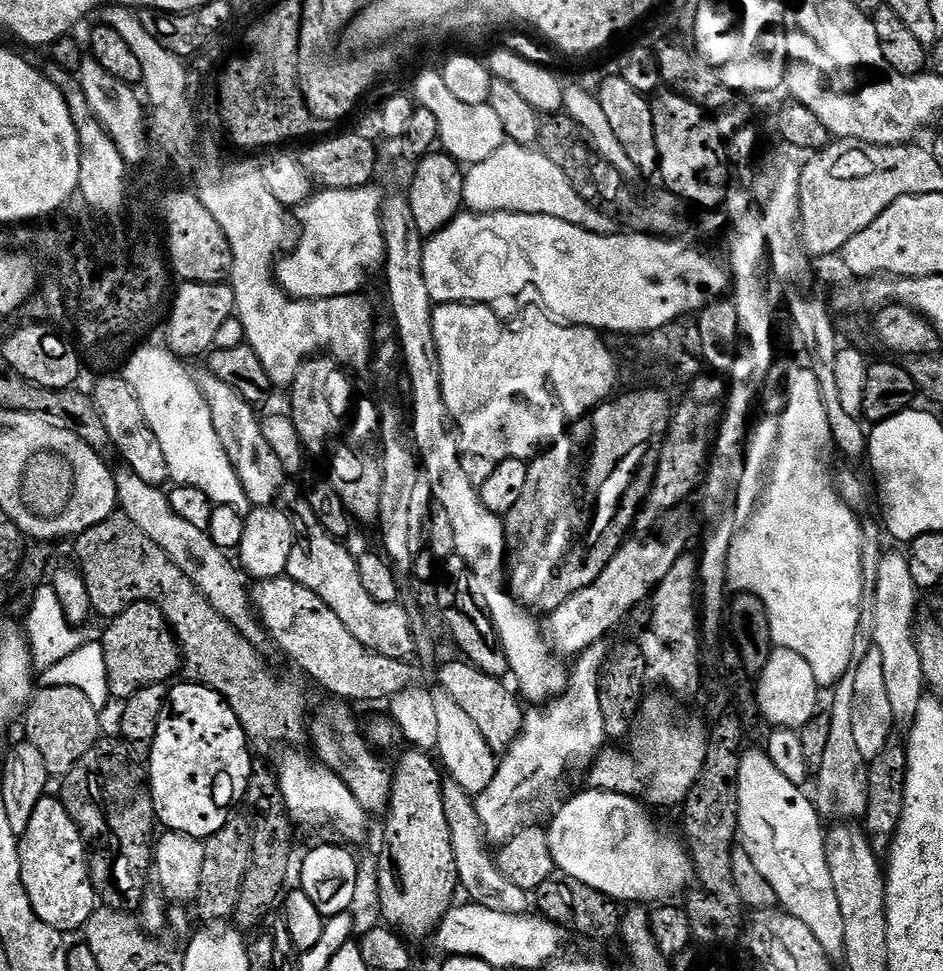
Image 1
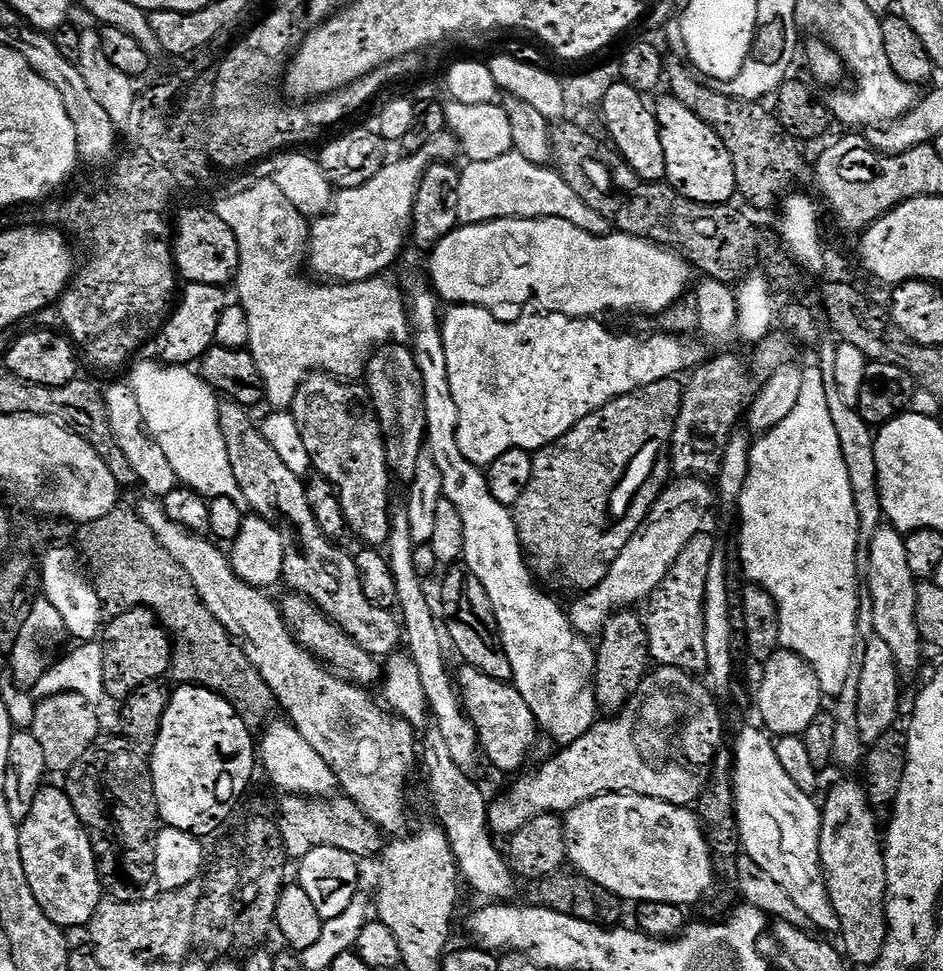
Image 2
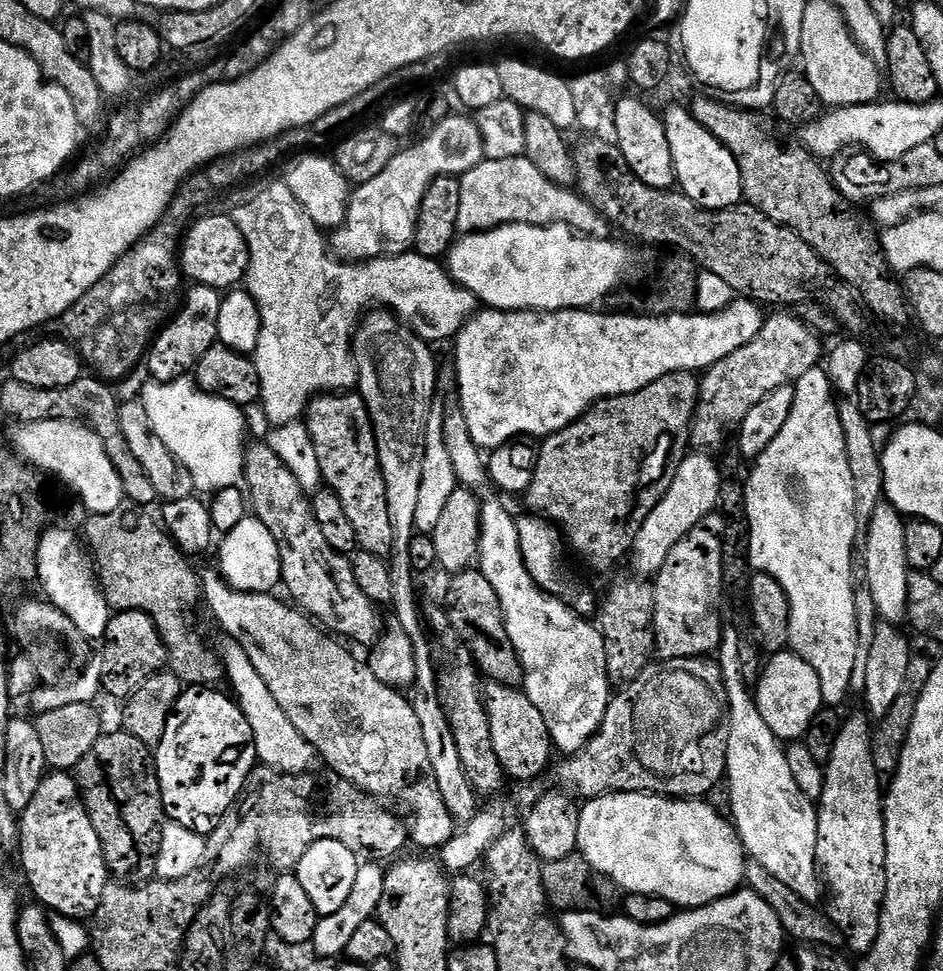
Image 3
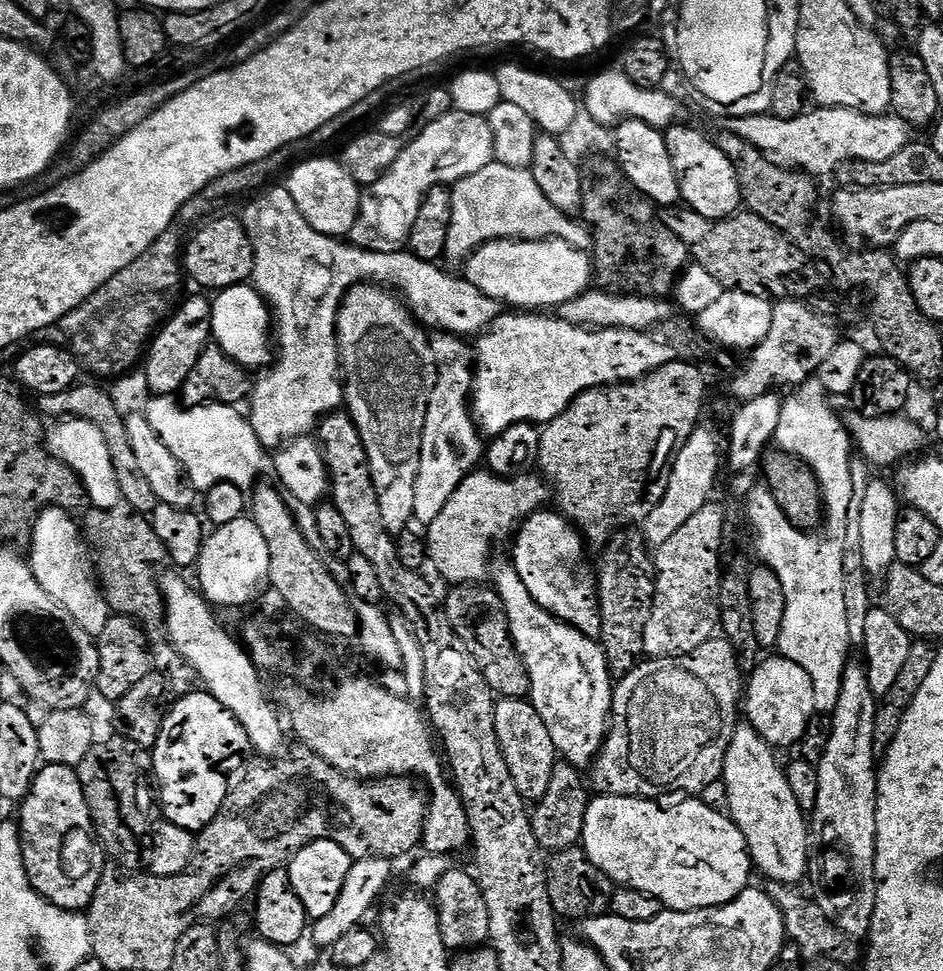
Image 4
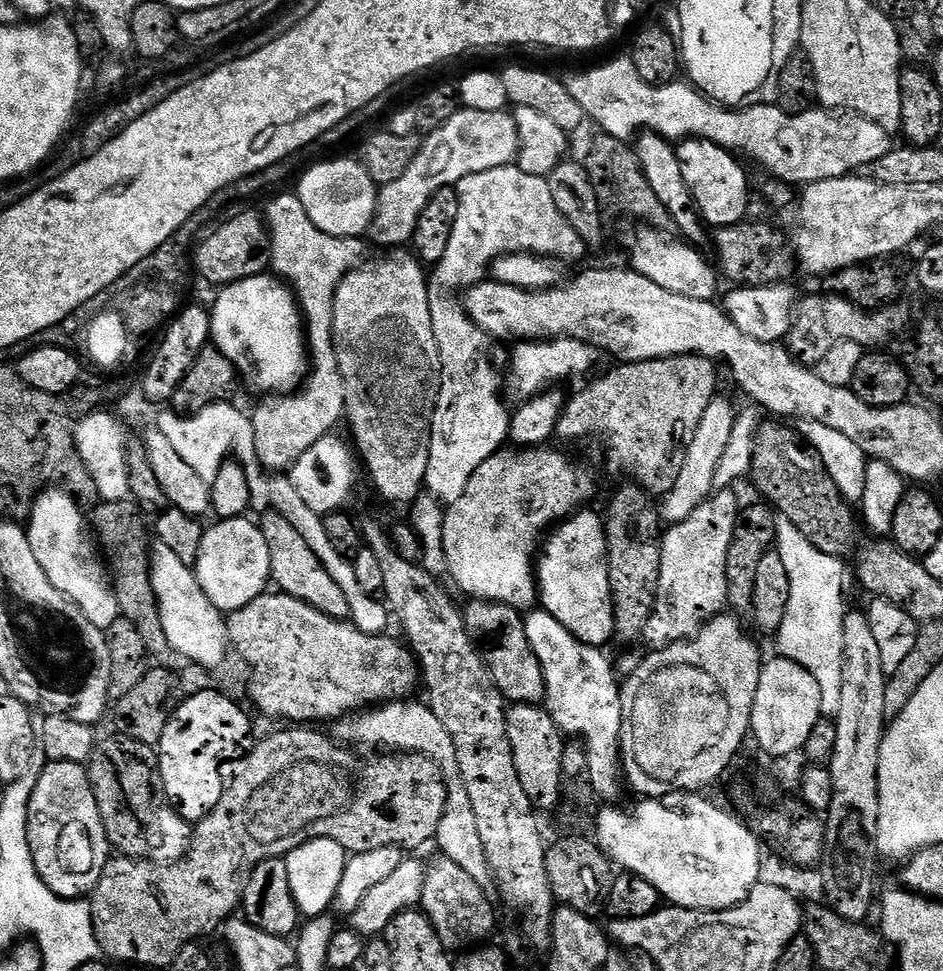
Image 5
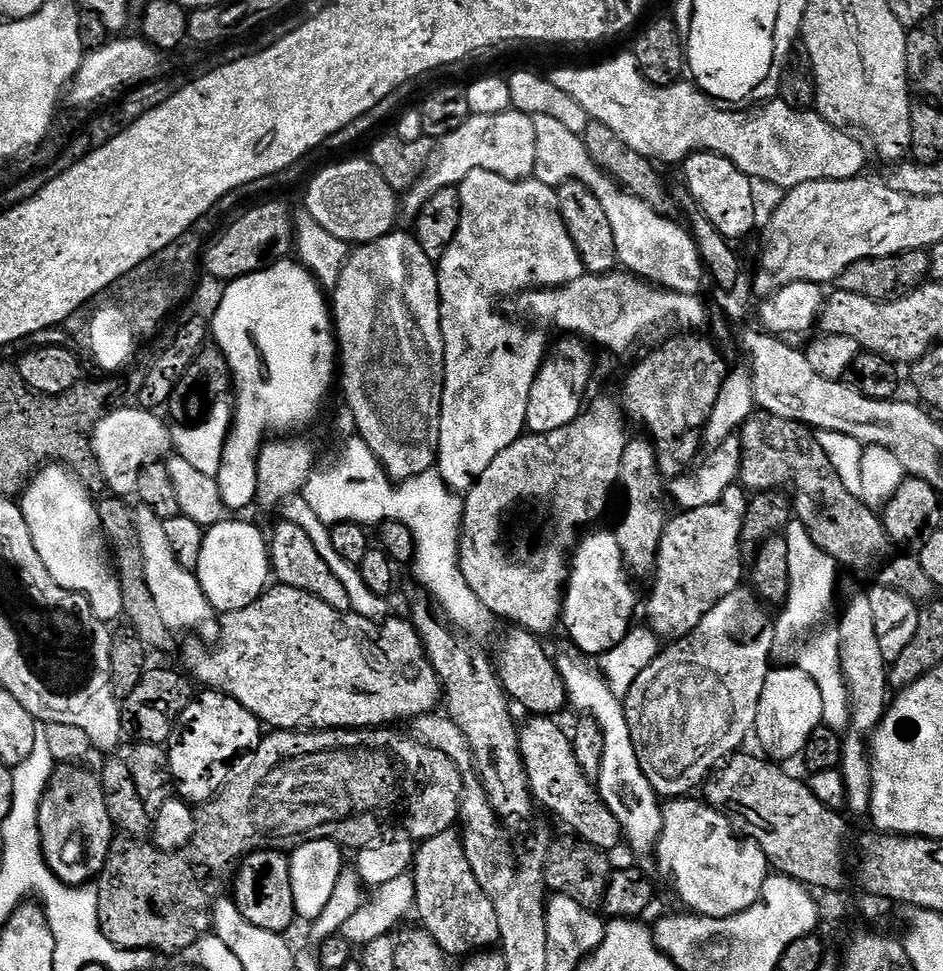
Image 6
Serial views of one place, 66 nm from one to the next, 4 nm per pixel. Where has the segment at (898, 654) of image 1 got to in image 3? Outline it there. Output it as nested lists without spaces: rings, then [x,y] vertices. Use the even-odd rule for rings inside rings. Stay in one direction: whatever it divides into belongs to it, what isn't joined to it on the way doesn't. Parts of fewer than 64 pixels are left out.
[[[883,502],[874,510],[866,538],[866,567],[869,588],[874,596],[877,617],[889,624],[899,625],[908,615],[908,577],[906,558],[906,520],[893,504]]]

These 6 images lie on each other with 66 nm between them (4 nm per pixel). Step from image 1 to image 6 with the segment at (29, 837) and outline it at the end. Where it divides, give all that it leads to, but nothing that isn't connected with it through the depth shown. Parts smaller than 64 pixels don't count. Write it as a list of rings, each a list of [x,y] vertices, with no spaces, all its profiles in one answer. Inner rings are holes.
[[[57,765],[39,806],[40,845],[59,883],[83,887],[97,879],[116,836],[101,779],[79,765]]]

